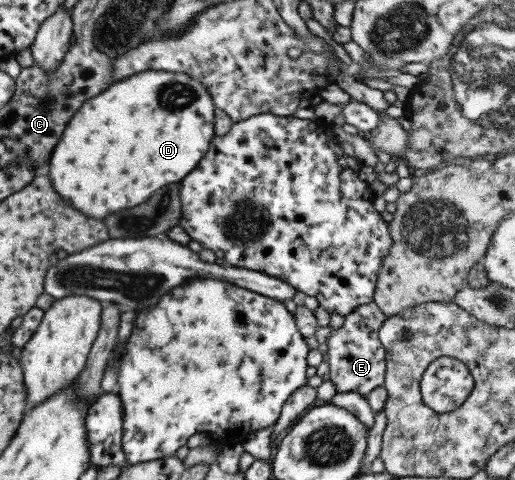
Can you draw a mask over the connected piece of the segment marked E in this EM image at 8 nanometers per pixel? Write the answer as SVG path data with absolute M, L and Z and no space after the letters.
M366 303L343 317L342 325L331 330L326 340L329 380L335 386L336 393L354 391L366 396L374 387L384 385L384 371L386 368L384 347L378 340L378 329L387 316L375 305Z

